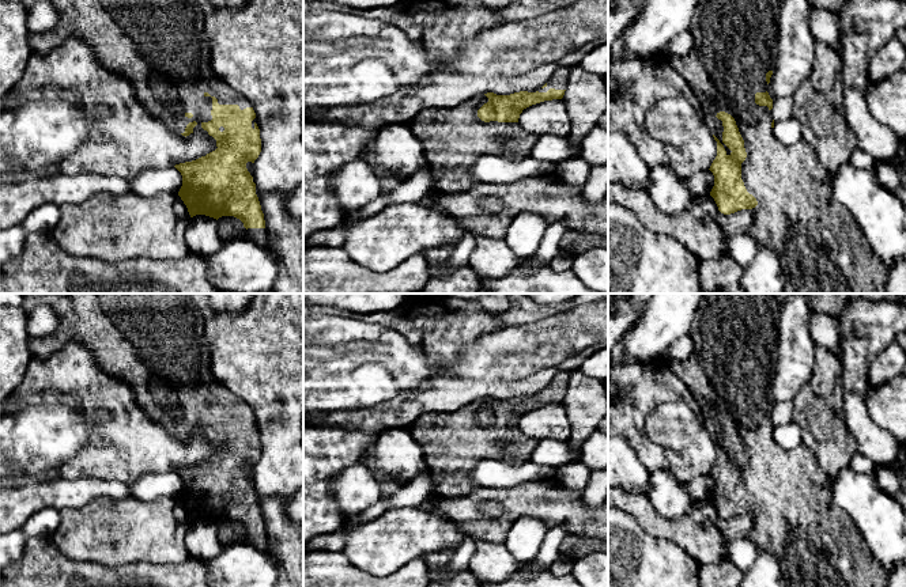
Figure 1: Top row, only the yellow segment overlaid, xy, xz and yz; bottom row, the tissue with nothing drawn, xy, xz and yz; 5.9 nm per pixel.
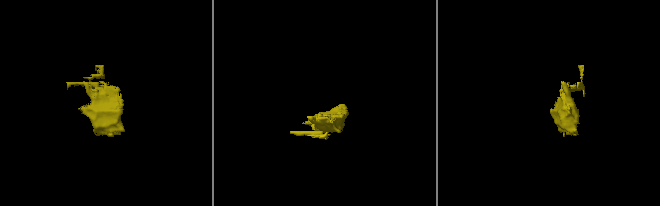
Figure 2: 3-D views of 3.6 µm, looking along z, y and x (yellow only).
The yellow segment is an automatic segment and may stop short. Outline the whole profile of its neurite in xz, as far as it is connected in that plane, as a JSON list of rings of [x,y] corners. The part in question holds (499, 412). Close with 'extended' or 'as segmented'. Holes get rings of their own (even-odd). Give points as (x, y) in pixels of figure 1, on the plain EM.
[[[559,372],[551,385],[535,395],[520,395],[510,399],[494,397],[477,398],[458,410],[449,413],[424,413],[408,432],[422,446],[429,472],[435,478],[435,495],[439,497],[461,497],[480,489],[469,472],[482,461],[497,461],[518,465],[531,461],[537,440],[526,436],[518,423],[524,413],[552,404],[562,404],[566,395],[570,372]]]; extended

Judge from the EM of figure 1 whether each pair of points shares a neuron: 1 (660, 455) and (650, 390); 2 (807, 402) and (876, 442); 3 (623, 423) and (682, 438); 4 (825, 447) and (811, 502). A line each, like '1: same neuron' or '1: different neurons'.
1: same neuron
2: different neurons
3: same neuron
4: different neurons

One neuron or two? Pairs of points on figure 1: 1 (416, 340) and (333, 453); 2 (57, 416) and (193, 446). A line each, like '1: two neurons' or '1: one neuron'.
1: two neurons
2: one neuron

